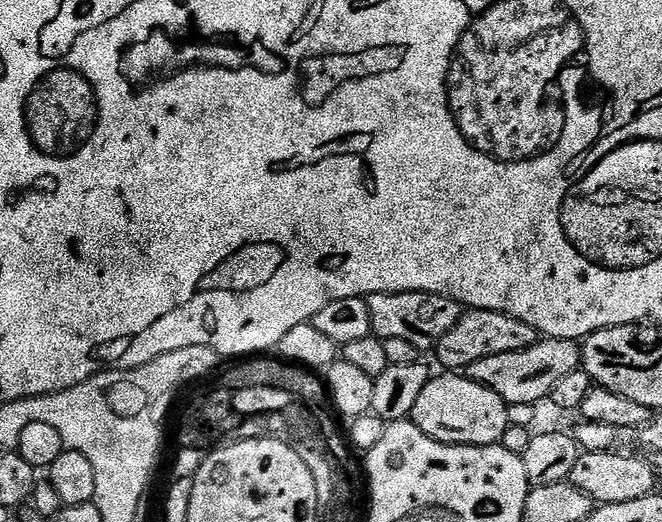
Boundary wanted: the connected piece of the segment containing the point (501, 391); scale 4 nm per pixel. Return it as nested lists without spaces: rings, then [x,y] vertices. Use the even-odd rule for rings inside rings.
[[[540,338],[534,346],[526,350],[514,350],[510,354],[494,354],[490,358],[478,358],[478,362],[474,362],[467,368],[466,375],[482,386],[493,388],[508,405],[516,406],[516,404],[532,404],[543,396],[544,399],[551,397],[554,386],[558,386],[558,381],[566,378],[566,374],[574,374],[574,370],[581,367],[581,364],[582,348],[577,341]]]

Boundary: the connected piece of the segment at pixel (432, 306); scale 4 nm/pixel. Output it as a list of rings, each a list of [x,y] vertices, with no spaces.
[[[383,292],[367,297],[370,306],[370,324],[372,335],[381,340],[403,338],[415,348],[432,350],[449,330],[459,322],[462,305],[446,298],[442,294],[429,292]]]

